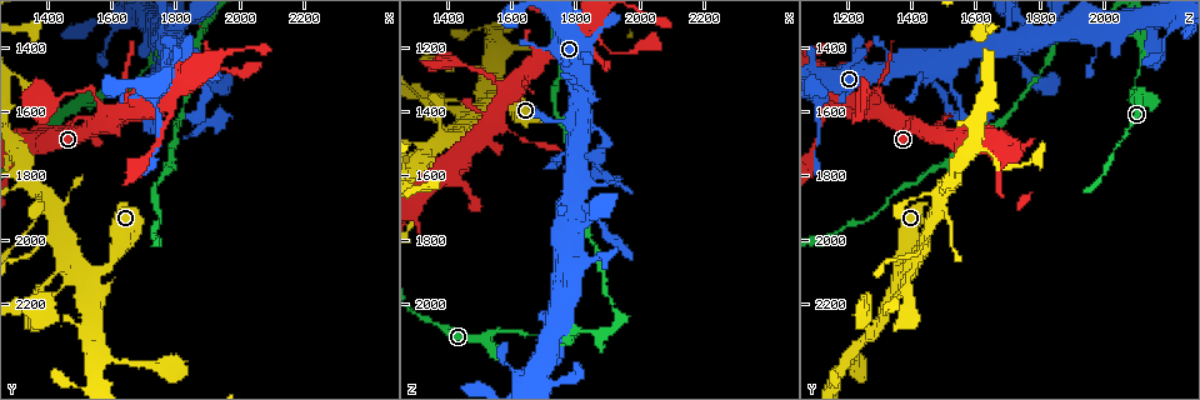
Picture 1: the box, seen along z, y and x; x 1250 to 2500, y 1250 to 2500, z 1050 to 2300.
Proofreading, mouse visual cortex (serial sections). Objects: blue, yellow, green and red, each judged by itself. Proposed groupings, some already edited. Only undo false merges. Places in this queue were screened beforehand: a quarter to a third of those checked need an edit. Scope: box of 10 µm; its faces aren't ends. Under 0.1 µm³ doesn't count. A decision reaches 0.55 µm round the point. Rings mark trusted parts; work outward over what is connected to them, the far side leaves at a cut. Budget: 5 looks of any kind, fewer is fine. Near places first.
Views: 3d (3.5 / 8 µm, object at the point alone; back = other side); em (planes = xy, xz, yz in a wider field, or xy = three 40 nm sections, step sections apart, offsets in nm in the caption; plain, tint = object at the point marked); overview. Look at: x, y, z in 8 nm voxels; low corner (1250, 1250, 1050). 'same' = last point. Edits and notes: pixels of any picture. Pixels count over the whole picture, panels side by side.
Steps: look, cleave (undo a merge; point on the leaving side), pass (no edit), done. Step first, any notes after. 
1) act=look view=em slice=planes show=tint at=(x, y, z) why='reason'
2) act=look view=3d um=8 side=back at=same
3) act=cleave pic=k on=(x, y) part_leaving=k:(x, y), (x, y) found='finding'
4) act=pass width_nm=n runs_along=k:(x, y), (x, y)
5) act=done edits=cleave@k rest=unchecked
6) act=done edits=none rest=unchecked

act=look view=3d um=3.5 at=(1550, 2130, 1360) why='three arms meet'

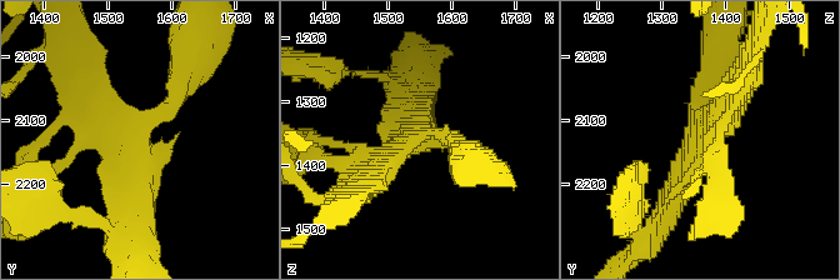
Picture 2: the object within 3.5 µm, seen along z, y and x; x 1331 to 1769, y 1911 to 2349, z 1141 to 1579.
act=look view=em slice=planes show=tint at=(1540, 2130, 1360)

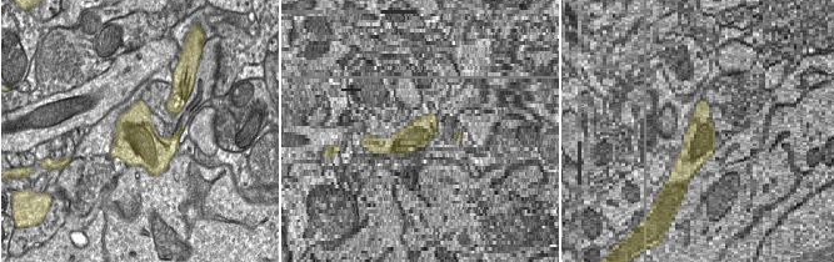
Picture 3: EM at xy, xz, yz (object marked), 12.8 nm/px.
act=look view=em slice=xy step=3 show=tint at=same why='another direction'

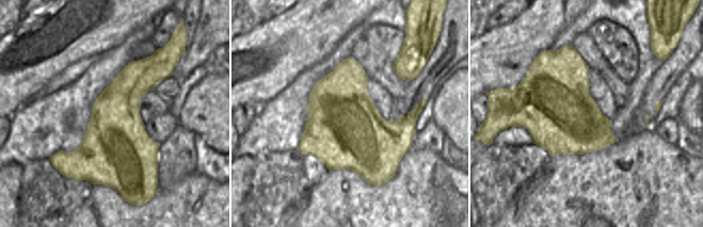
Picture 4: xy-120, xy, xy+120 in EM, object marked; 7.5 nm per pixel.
act=pass found='continuous, no second cell'

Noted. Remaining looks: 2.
act=look view=3d um=8 at=(1400, 1900, 1490) why='three-way junction'

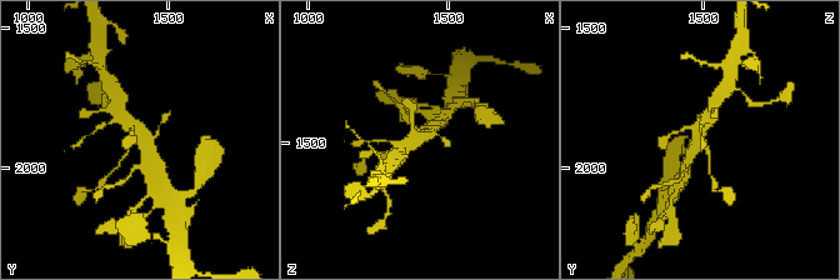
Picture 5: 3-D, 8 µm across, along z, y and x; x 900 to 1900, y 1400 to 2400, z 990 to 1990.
act=look view=em slice=xy step=5 show=tint at=same

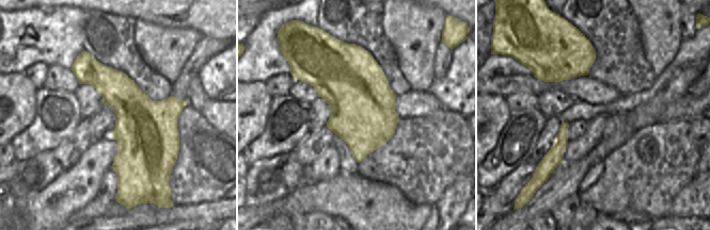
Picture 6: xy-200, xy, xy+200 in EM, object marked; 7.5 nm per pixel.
act=pass runs_along=5:(434, 126), (409, 148), (395, 150) found='continuous, no second cell'

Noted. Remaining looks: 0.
act=done edits=none rest=unchecked

